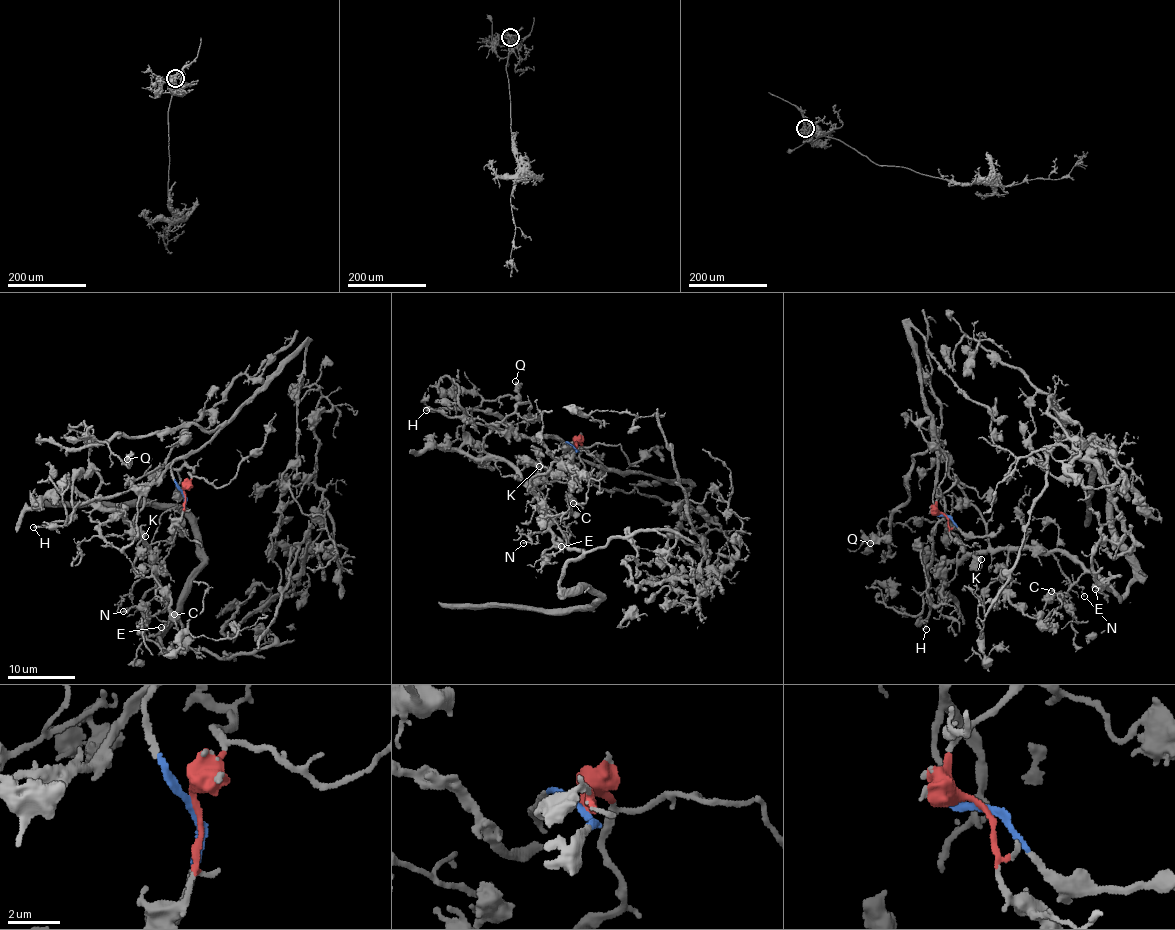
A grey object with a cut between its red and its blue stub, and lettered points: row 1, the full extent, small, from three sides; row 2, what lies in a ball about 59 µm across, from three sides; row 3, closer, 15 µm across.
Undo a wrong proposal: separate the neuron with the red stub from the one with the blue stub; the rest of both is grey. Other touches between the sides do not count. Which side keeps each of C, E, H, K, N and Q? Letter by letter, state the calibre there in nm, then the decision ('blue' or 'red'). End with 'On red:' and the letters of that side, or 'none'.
C: calibre 120 nm; red
E: calibre 170 nm; red
H: calibre 240 nm; blue
K: calibre 550 nm; red
N: calibre 140 nm; red
Q: calibre 500 nm; red
On red: C, E, K, N, Q

